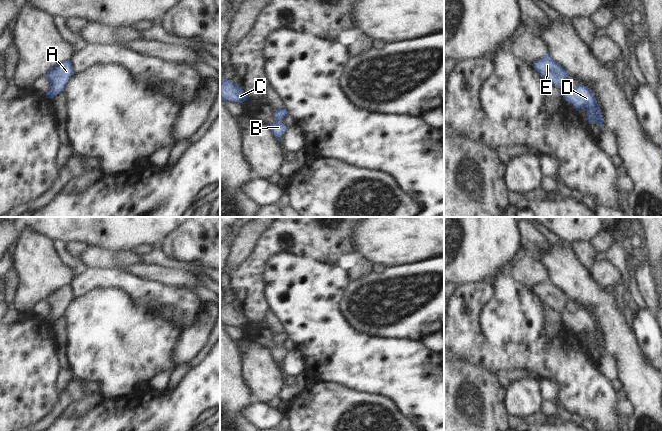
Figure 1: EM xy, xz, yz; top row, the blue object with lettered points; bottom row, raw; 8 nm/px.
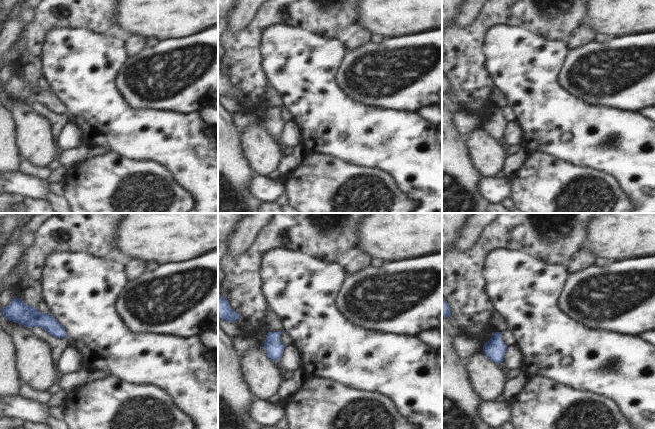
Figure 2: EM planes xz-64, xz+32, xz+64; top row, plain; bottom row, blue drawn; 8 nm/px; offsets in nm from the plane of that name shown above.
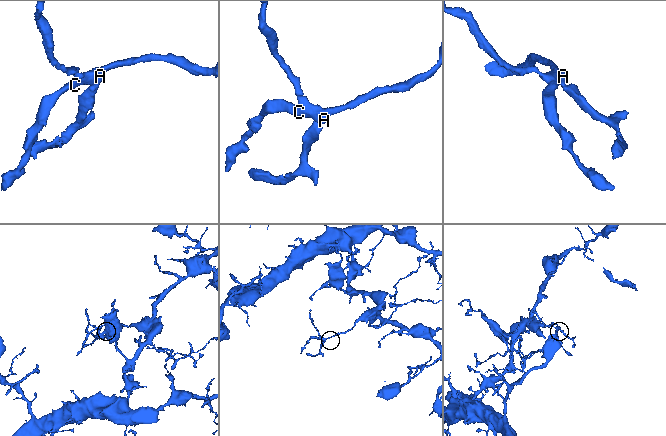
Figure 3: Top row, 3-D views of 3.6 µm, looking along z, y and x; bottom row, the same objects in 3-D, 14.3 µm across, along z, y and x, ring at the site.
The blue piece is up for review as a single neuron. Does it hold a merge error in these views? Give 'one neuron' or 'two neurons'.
one neuron

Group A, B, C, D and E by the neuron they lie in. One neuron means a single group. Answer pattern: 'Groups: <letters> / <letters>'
Groups: A B C D E

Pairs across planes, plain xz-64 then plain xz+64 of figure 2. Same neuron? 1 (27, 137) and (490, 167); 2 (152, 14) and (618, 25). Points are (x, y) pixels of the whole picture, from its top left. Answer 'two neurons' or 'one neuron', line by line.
1: one neuron
2: one neuron

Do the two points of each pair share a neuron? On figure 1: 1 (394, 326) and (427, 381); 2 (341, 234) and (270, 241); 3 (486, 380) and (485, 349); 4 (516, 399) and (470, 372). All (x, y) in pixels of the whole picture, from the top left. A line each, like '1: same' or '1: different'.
1: different
2: same
3: different
4: different

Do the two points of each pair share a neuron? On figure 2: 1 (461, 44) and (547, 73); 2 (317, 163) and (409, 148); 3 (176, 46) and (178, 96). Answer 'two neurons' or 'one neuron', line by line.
1: two neurons
2: two neurons
3: one neuron

